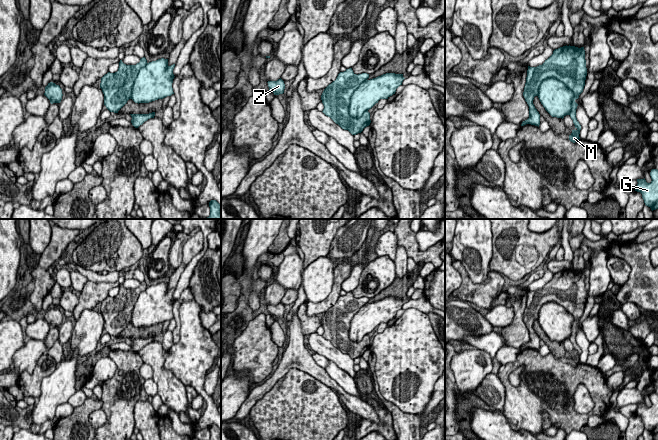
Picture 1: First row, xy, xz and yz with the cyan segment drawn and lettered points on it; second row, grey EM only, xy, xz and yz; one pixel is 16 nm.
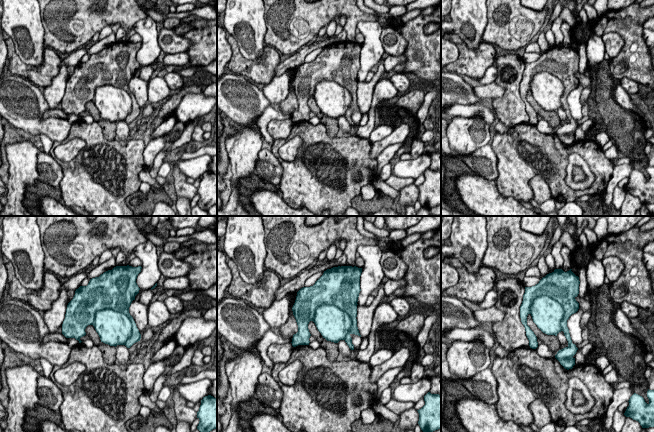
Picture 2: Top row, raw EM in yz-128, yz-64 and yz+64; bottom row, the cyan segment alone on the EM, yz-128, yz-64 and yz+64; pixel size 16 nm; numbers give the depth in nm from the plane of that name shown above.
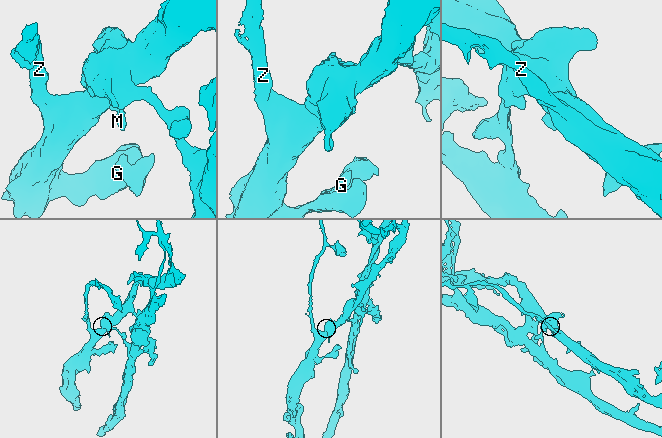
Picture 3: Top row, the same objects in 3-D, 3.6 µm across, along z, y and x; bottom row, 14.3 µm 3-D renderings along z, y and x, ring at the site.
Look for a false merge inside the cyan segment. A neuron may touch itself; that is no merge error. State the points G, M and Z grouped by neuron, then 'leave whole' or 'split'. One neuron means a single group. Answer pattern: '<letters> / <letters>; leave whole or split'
G Z / M; split

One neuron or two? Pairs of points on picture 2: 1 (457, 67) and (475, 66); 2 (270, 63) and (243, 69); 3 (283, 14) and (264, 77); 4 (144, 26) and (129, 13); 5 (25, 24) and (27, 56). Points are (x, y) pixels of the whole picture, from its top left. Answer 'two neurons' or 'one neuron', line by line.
1: one neuron
2: one neuron
3: two neurons
4: two neurons
5: one neuron

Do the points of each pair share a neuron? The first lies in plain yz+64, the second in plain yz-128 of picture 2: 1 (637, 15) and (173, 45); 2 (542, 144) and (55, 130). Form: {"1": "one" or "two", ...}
{"1": "two", "2": "two"}

